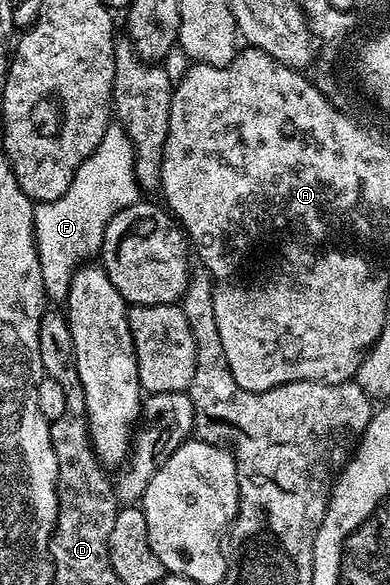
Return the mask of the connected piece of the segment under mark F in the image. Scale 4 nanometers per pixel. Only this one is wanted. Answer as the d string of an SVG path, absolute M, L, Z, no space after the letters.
M112 123L107 127L100 147L96 147L96 151L92 151L92 155L88 155L88 159L84 159L84 163L80 163L68 191L64 191L64 195L60 195L60 199L43 201L34 206L34 238L38 244L38 258L47 298L54 300L55 297L58 300L55 302L65 302L74 272L83 263L89 262L93 258L90 257L93 253L95 256L101 250L104 231L108 227L112 215L116 215L116 211L134 204L139 197L138 180L134 174L134 148L130 140L126 138L122 126Z

